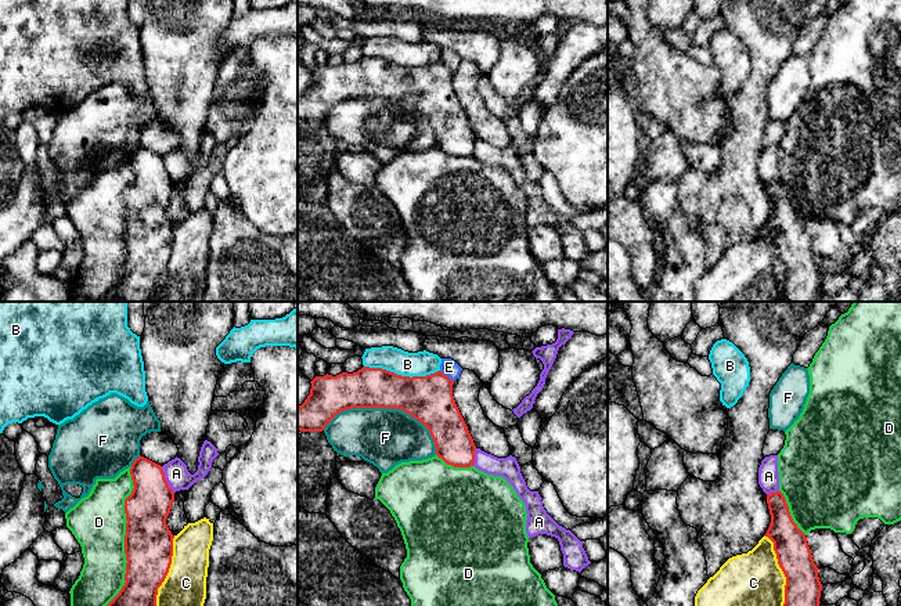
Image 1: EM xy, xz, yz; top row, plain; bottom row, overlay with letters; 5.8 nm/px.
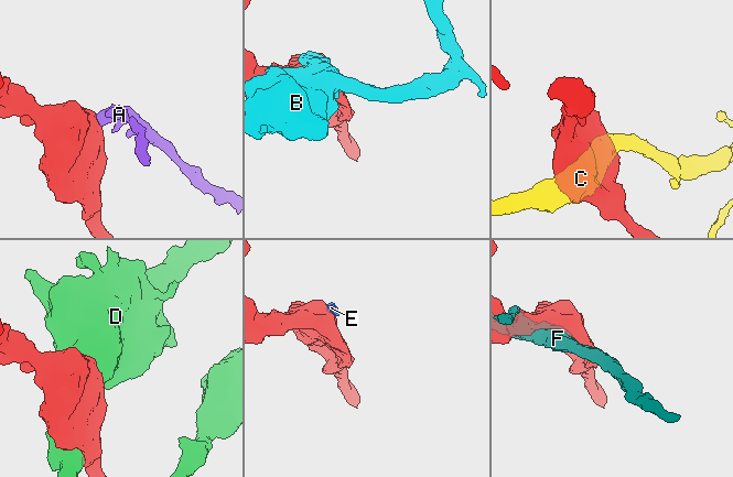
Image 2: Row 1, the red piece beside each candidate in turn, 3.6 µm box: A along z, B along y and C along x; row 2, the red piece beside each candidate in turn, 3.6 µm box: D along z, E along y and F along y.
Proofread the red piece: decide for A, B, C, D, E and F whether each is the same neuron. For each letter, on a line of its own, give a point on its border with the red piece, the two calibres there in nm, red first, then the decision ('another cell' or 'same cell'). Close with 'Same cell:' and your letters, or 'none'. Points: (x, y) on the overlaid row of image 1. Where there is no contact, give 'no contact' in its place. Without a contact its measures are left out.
A: xy (165, 480) | 260/140 nm | another cell
B: xz (400, 375) | 280/140 nm | another cell
C: yz (782, 570) | 200/320 nm | another cell
D: xy (125, 536) | 280/320 nm | another cell
E: xz (447, 377) | 280/100 nm | another cell
F: xz (388, 407) | 280/340 nm | another cell
Same cell: none

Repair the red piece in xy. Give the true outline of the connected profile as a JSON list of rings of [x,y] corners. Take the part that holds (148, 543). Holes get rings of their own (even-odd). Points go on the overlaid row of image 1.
[[[141,455],[131,463],[130,475],[134,488],[125,499],[126,582],[107,606],[156,606],[158,588],[169,573],[173,556],[174,535],[169,530],[166,519],[174,501],[174,493],[165,479],[162,466]]]

